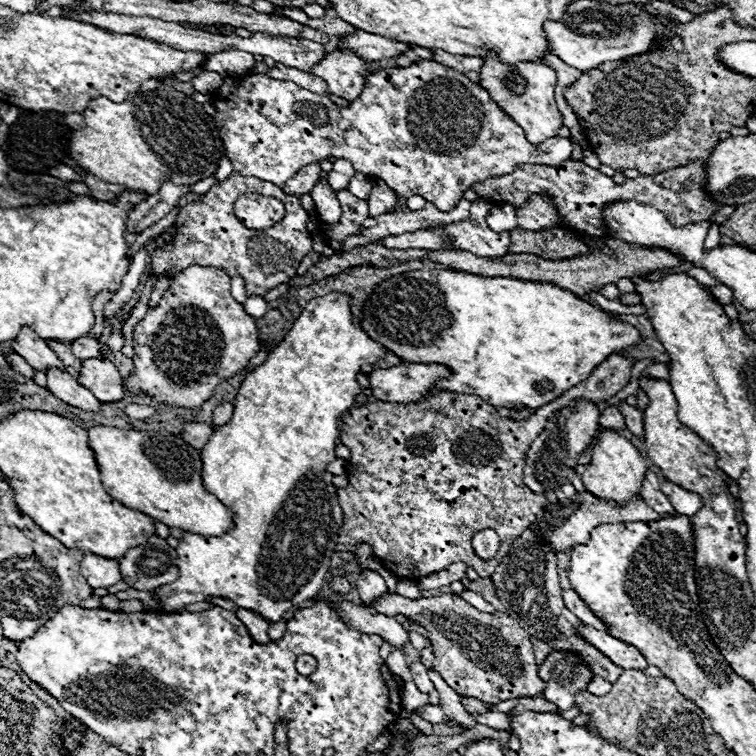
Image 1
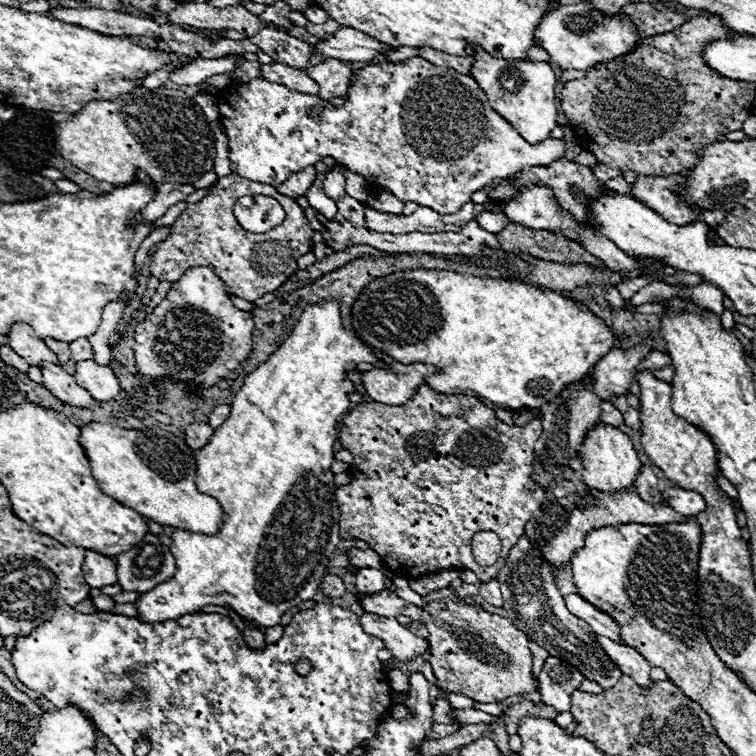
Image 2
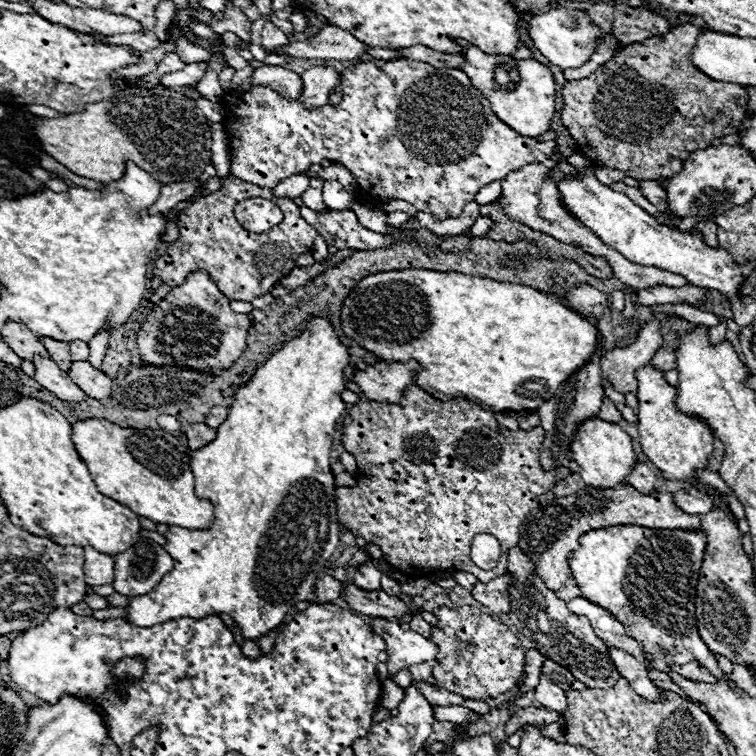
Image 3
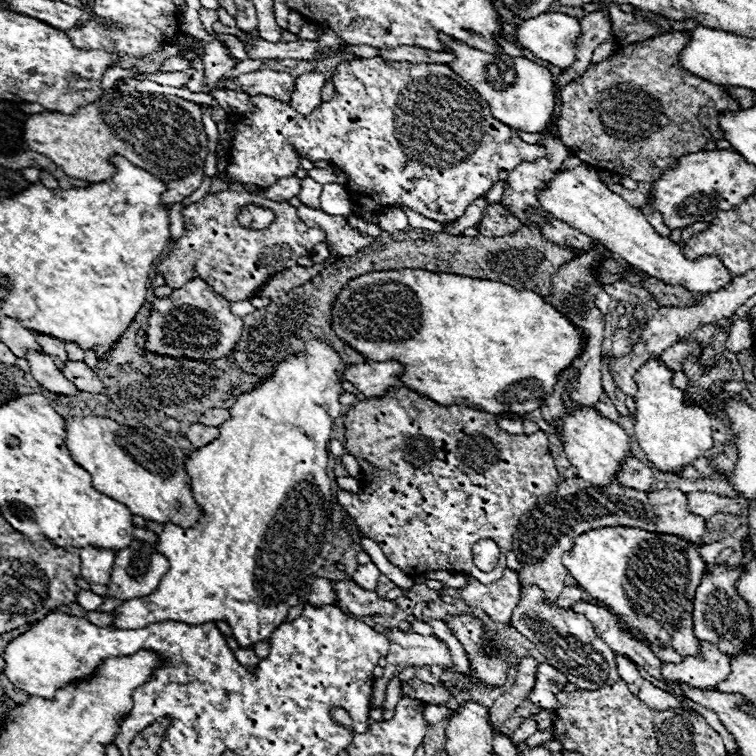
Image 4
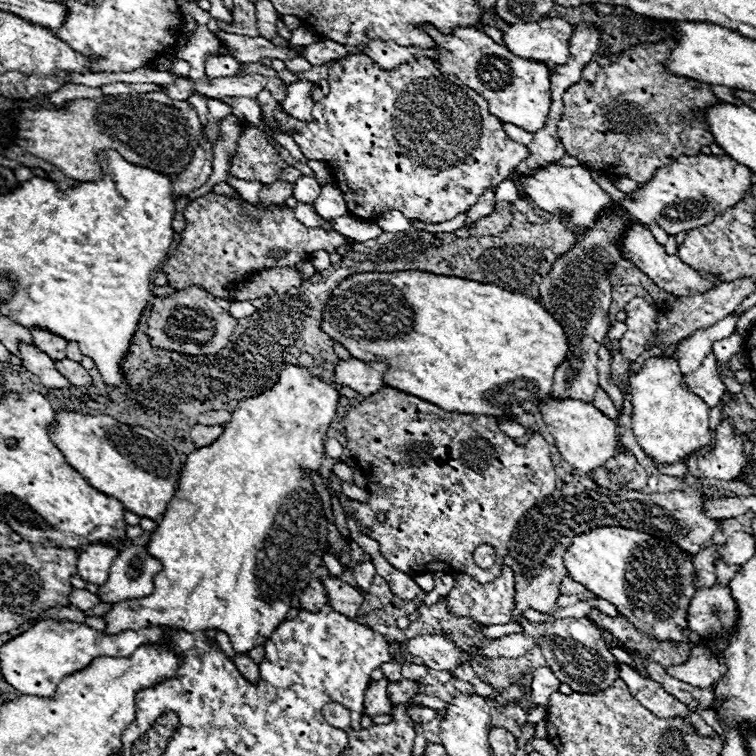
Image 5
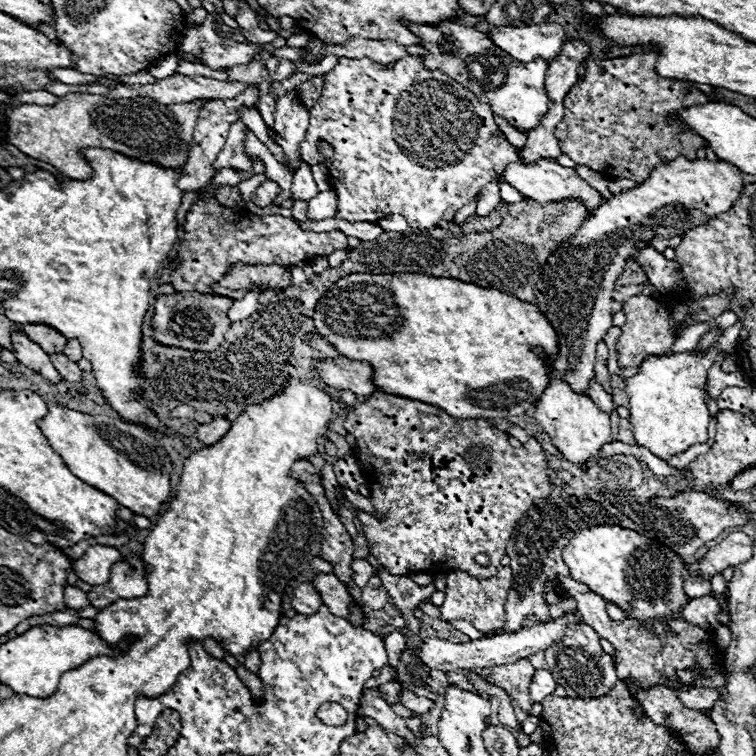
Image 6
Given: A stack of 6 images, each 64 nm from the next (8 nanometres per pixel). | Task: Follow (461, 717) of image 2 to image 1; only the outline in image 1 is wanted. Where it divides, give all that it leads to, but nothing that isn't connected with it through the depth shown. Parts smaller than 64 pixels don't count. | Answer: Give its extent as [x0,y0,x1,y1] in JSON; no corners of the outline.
[470,712,508,728]

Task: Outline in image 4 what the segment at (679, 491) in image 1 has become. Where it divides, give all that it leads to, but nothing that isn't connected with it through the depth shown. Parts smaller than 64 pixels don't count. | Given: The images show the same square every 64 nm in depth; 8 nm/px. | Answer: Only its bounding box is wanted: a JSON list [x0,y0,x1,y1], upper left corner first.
[688,492,750,518]

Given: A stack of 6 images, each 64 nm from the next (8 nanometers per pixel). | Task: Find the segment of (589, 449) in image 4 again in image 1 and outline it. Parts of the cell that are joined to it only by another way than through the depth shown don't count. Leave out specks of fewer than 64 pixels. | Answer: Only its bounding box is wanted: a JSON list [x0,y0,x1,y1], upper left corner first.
[582,428,648,506]

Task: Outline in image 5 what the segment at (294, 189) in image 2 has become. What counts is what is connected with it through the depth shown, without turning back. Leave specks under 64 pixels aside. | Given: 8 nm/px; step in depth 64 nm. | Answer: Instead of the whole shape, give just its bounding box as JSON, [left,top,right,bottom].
[258,182,292,204]

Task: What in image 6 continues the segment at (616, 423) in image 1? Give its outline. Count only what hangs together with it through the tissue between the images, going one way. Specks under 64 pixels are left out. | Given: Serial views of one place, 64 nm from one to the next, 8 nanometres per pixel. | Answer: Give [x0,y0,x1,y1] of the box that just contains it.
[586,378,612,414]

